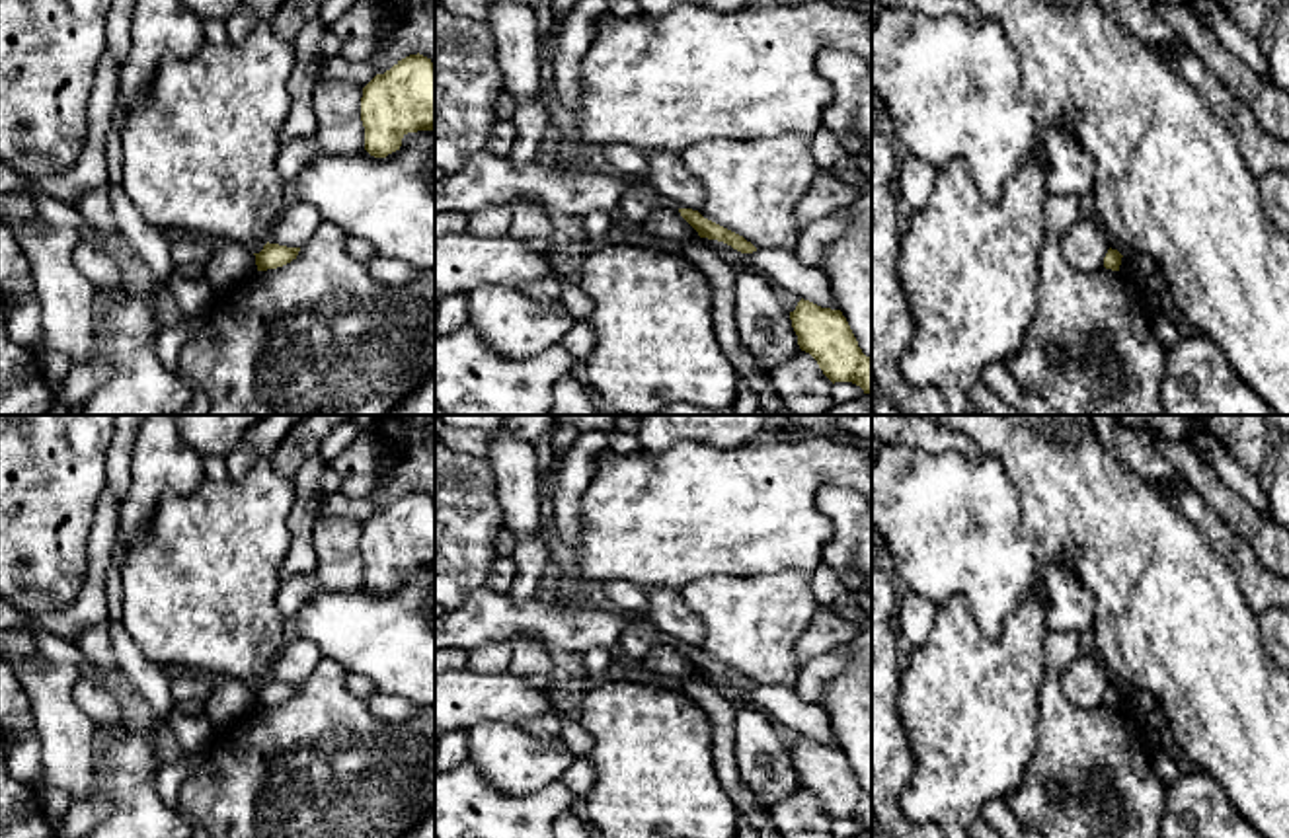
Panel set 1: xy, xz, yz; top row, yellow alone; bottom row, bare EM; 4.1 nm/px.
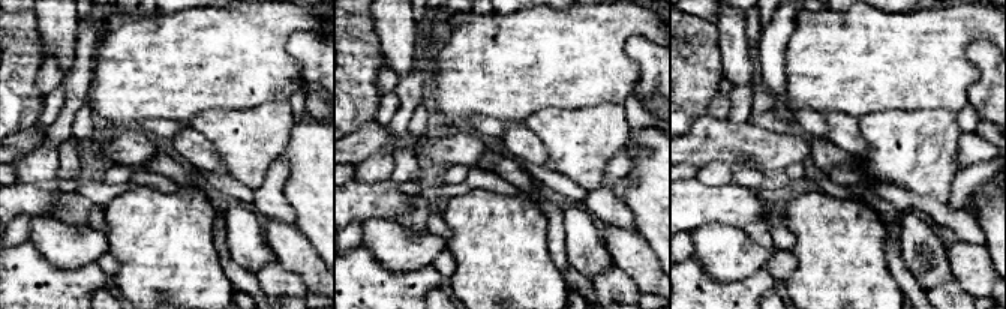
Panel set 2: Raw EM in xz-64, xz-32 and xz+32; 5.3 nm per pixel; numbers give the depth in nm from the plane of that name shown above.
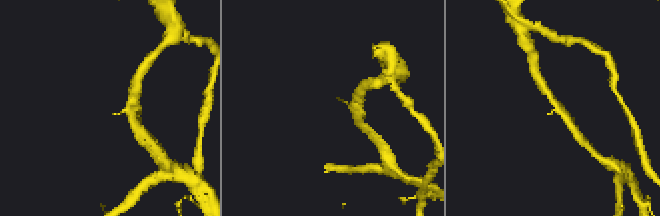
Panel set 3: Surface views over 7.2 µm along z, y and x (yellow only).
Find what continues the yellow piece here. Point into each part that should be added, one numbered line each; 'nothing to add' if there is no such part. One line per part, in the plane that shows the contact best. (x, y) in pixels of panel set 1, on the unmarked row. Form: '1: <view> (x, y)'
nothing to add

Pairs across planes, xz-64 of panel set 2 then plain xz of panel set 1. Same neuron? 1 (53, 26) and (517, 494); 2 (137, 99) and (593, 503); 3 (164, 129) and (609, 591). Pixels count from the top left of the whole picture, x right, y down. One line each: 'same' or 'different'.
1: same
2: same
3: same

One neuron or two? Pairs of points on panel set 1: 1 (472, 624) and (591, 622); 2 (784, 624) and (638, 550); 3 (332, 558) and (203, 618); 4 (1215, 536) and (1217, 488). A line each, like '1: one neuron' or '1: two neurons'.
1: one neuron
2: two neurons
3: two neurons
4: two neurons

